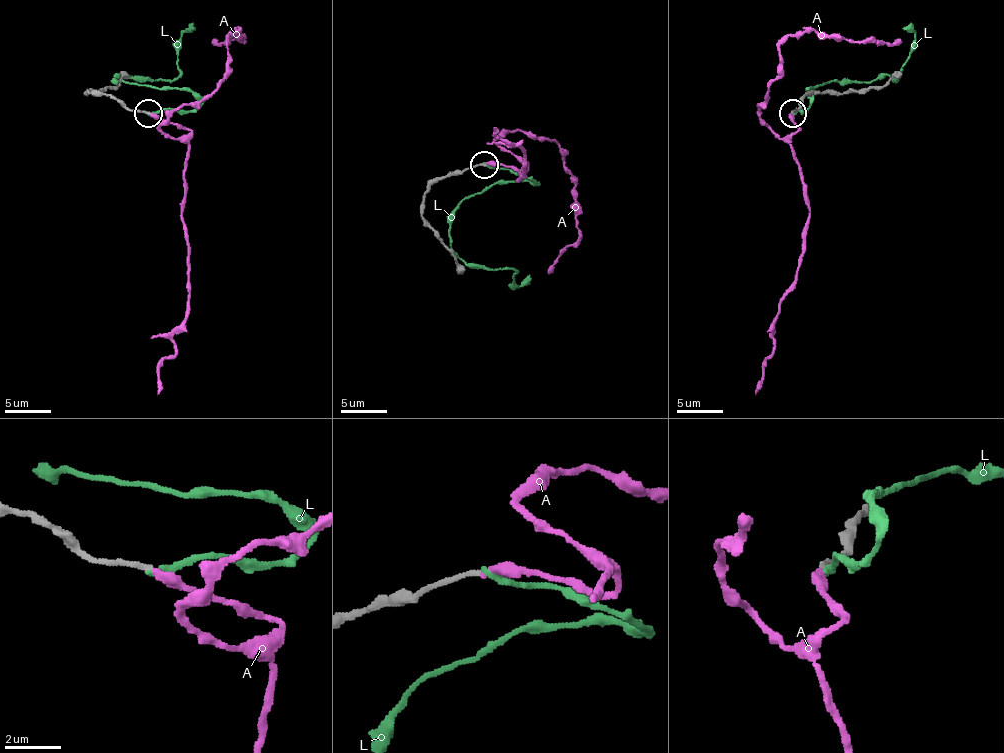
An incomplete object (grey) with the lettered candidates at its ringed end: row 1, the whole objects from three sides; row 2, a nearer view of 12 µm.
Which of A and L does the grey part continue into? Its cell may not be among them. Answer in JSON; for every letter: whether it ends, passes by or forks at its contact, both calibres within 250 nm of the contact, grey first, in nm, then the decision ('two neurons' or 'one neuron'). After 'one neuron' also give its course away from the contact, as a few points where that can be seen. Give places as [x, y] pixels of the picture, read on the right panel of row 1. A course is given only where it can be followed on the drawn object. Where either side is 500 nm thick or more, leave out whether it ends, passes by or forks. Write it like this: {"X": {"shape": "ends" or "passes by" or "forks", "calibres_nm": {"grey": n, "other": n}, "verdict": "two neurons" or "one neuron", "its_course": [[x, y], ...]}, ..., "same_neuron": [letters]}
{"A": {"shape": "ends", "calibres_nm": {"grey": 200, "other": 280}, "verdict": "one neuron", "its_course": [[793, 112], [795, 131], [779, 138], [758, 105], [779, 73], [779, 45], [788, 36], [812, 31], [902, 40]]}, "L": {"shape": "ends", "calibres_nm": {"grey": 190, "other": 240}, "verdict": "two neurons"}, "same_neuron": ["A"]}

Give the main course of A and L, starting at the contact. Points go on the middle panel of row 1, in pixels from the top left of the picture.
A: (484, 165), (528, 167), (505, 151), (505, 133), (532, 133), (563, 151), (579, 239), (549, 274)
L: (486, 165), (537, 181), (495, 181), (467, 195), (454, 214), (451, 248), (516, 272), (516, 286), (530, 274)

